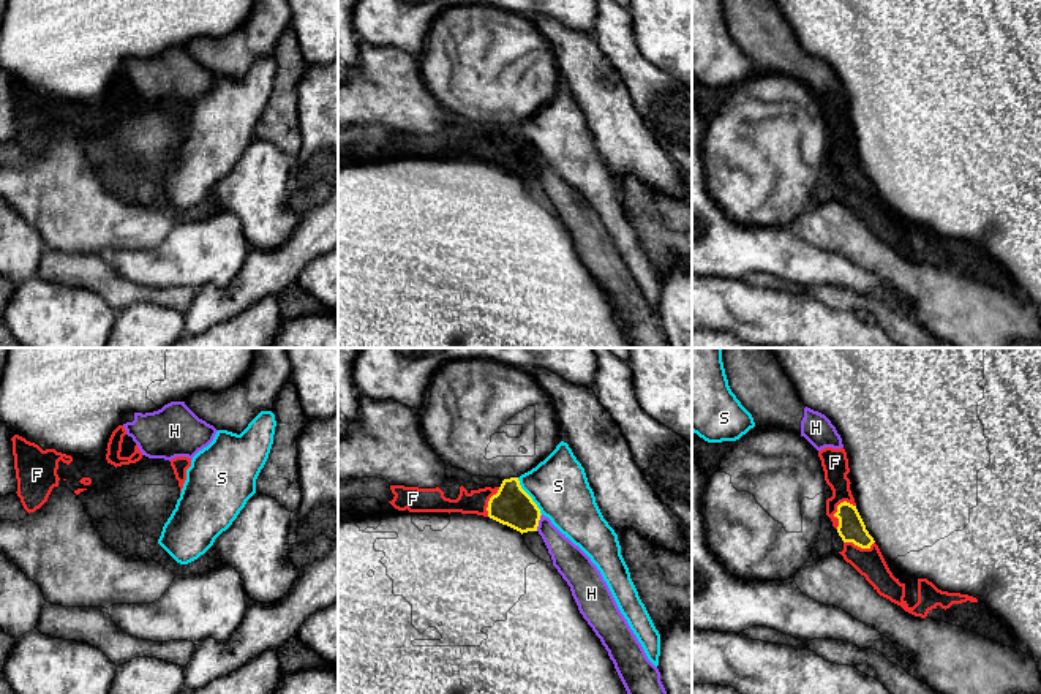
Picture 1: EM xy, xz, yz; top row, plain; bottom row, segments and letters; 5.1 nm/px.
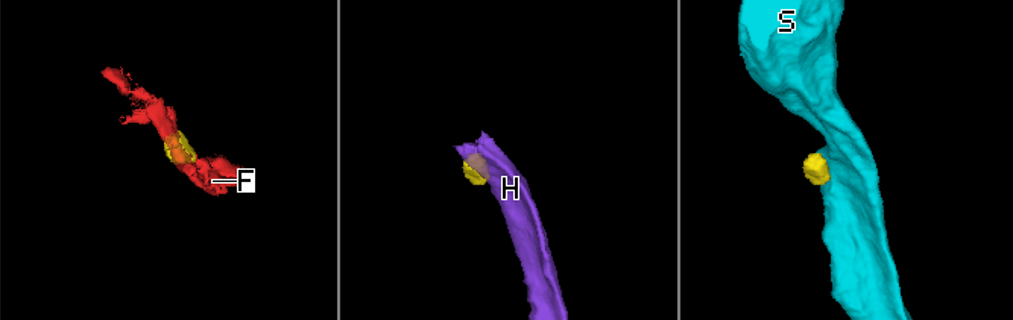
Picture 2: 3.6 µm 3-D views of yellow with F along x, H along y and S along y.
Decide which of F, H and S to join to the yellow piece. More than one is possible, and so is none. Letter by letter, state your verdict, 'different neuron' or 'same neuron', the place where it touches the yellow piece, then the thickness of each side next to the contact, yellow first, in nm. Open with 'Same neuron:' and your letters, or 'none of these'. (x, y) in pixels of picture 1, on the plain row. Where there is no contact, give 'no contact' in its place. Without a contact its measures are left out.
Same neuron: F
F: same neuron; contact yz (838, 155); calibres 140 and 140 nm
H: different neuron; contact xz (537, 168); calibres 200 and 160 nm
S: different neuron; contact xz (529, 143); calibres 200 and 300 nm

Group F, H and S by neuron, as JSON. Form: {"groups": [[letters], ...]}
{"groups": [["F"], ["H"], ["S"]]}

